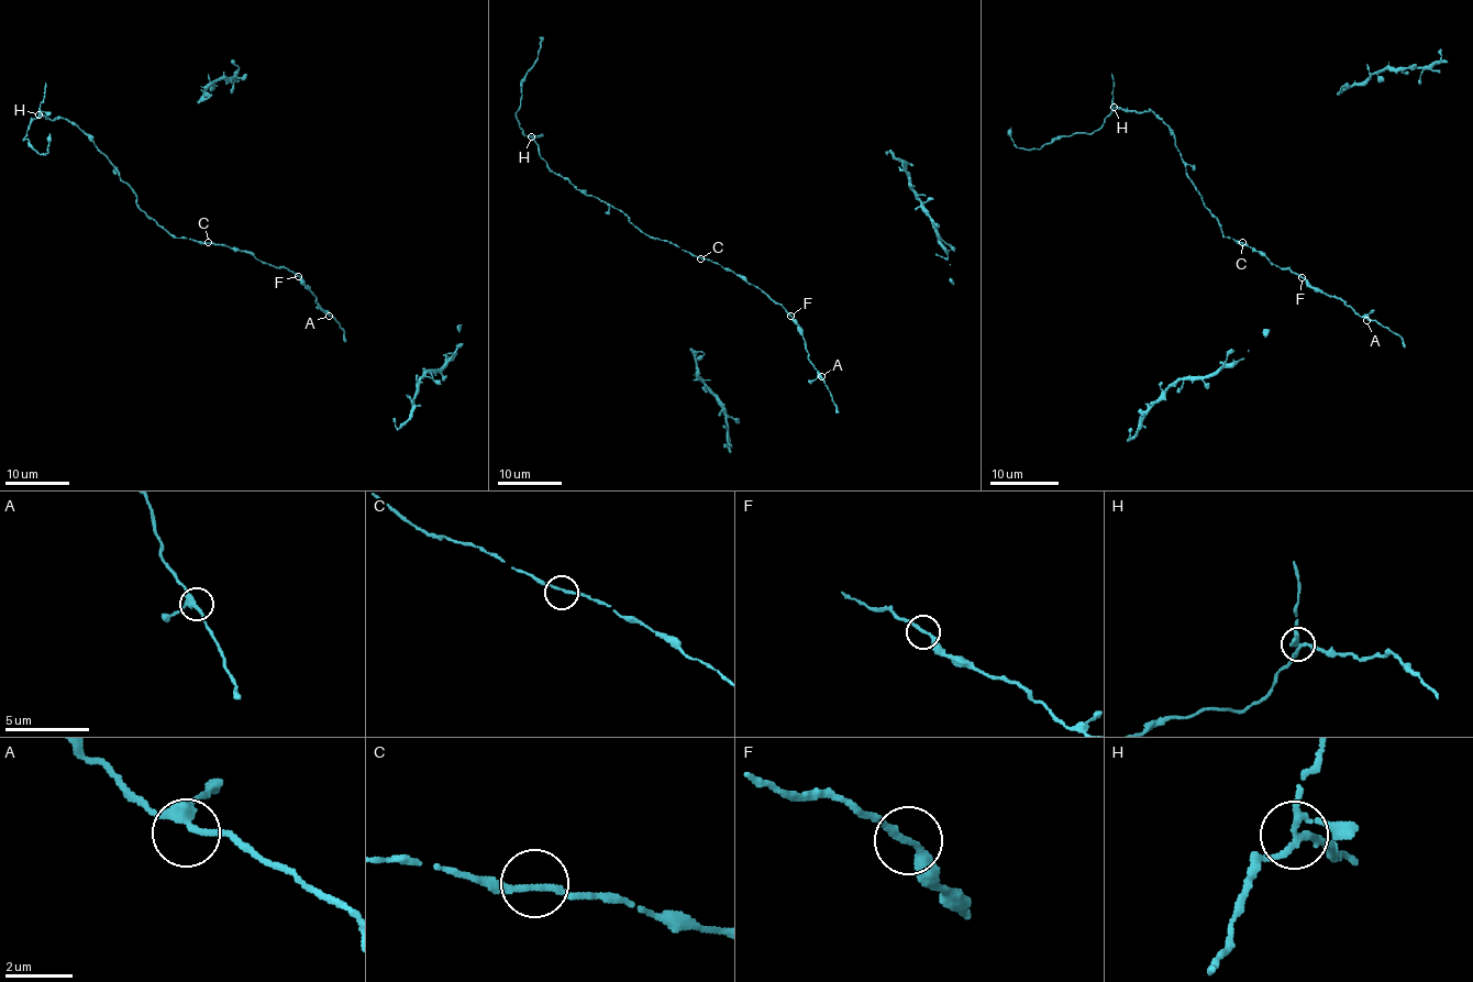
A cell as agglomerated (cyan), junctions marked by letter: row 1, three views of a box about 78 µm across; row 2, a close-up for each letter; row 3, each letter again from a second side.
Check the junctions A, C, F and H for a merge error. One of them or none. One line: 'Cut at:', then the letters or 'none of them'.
Cut at: H

